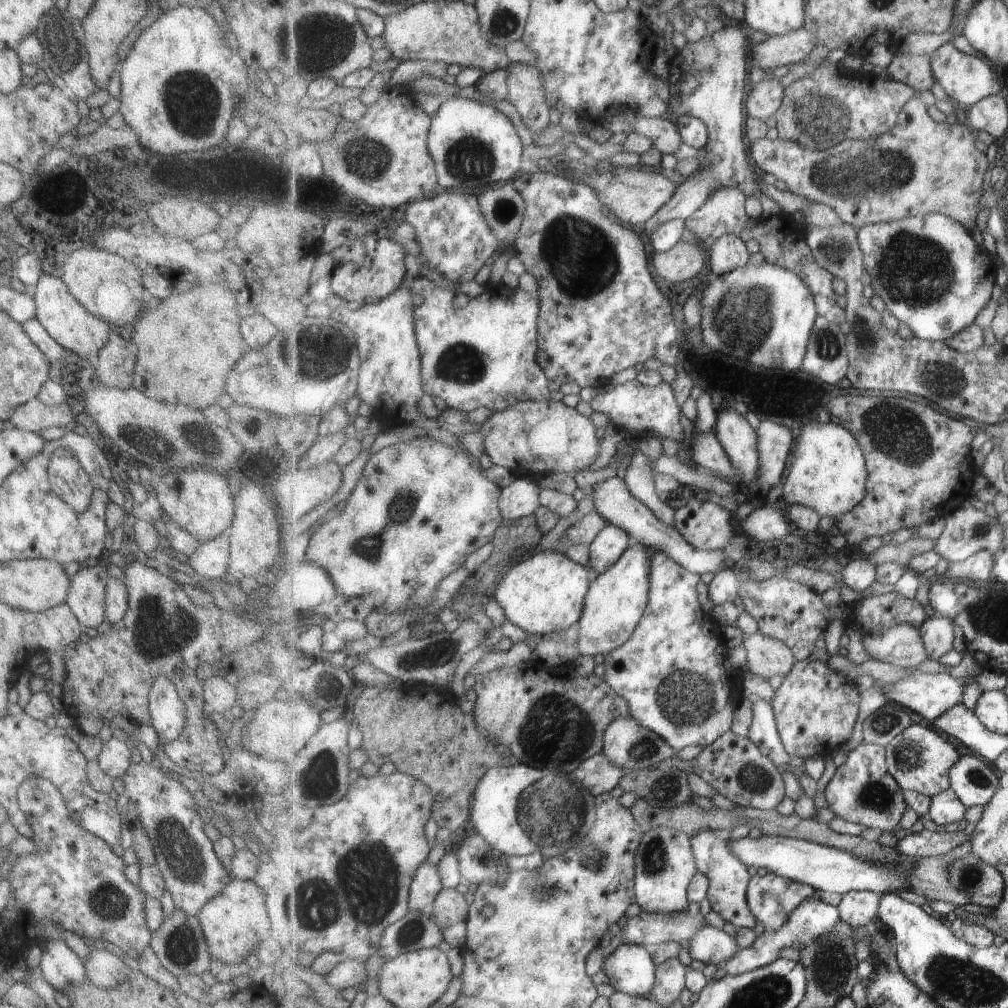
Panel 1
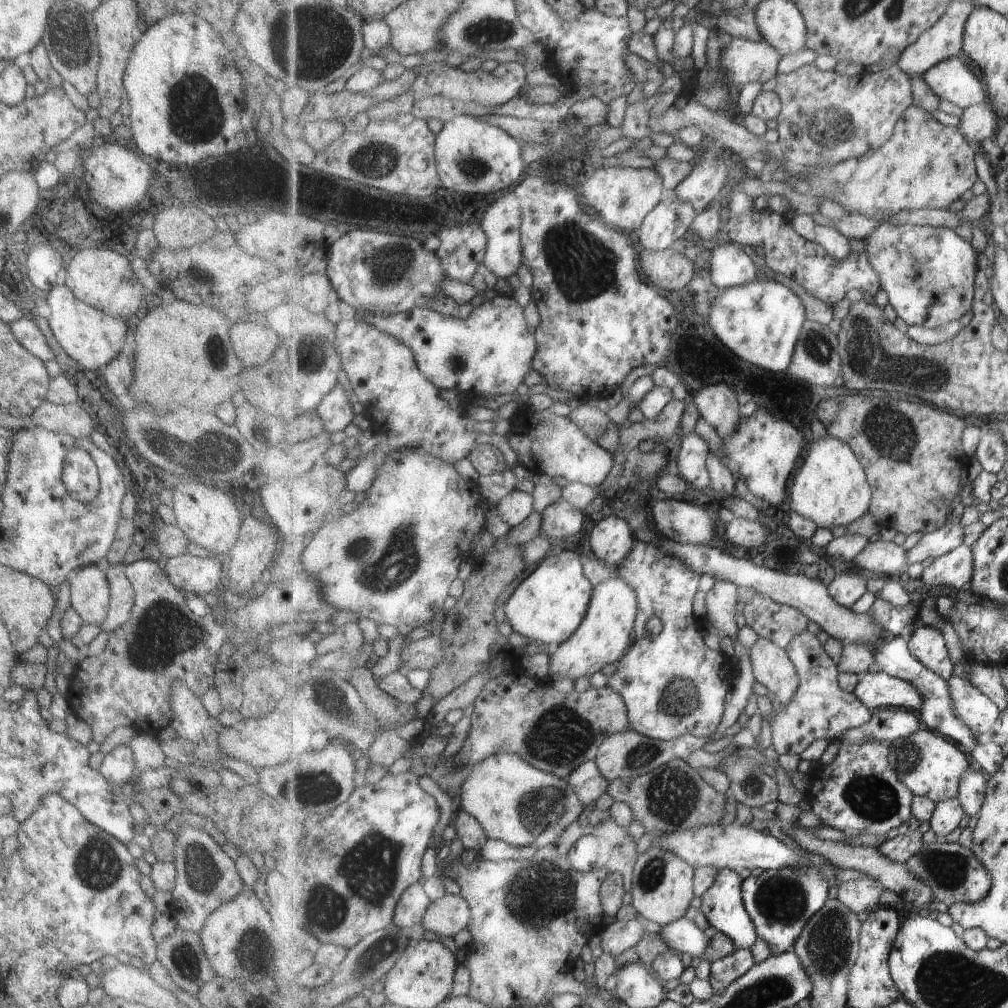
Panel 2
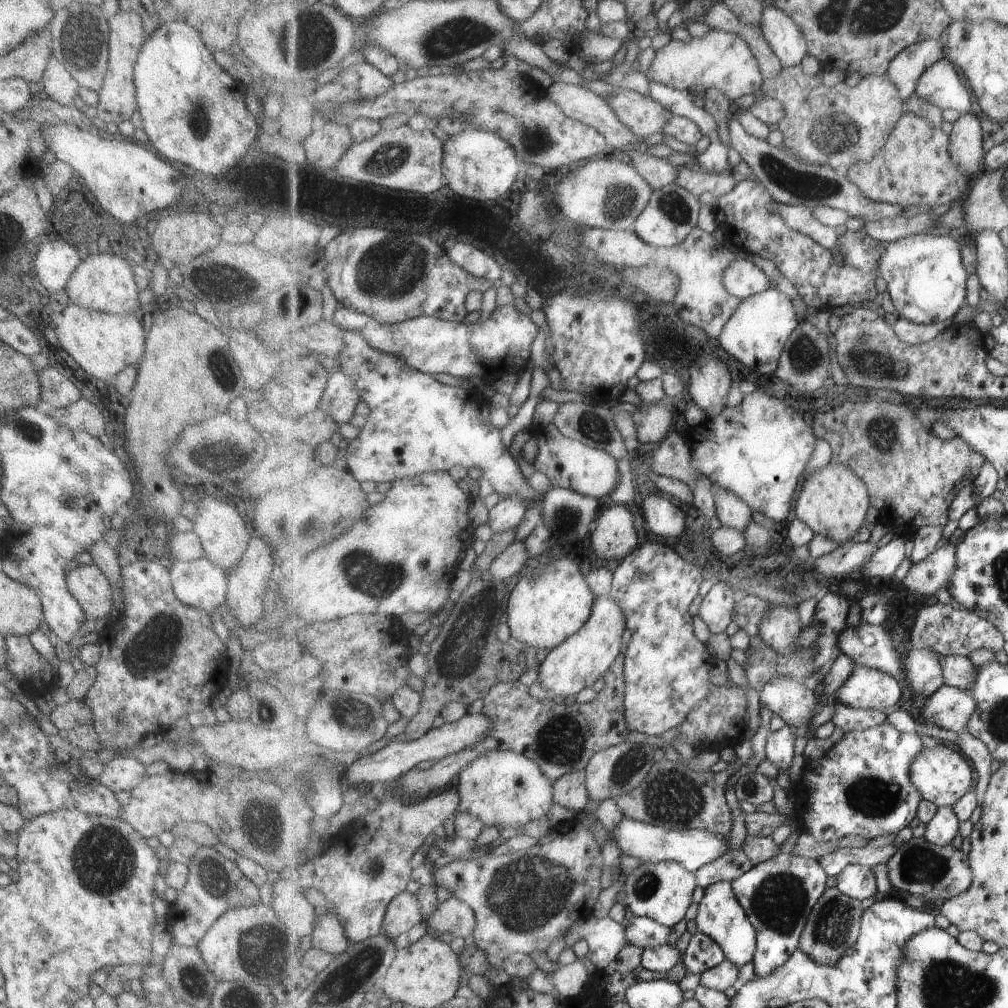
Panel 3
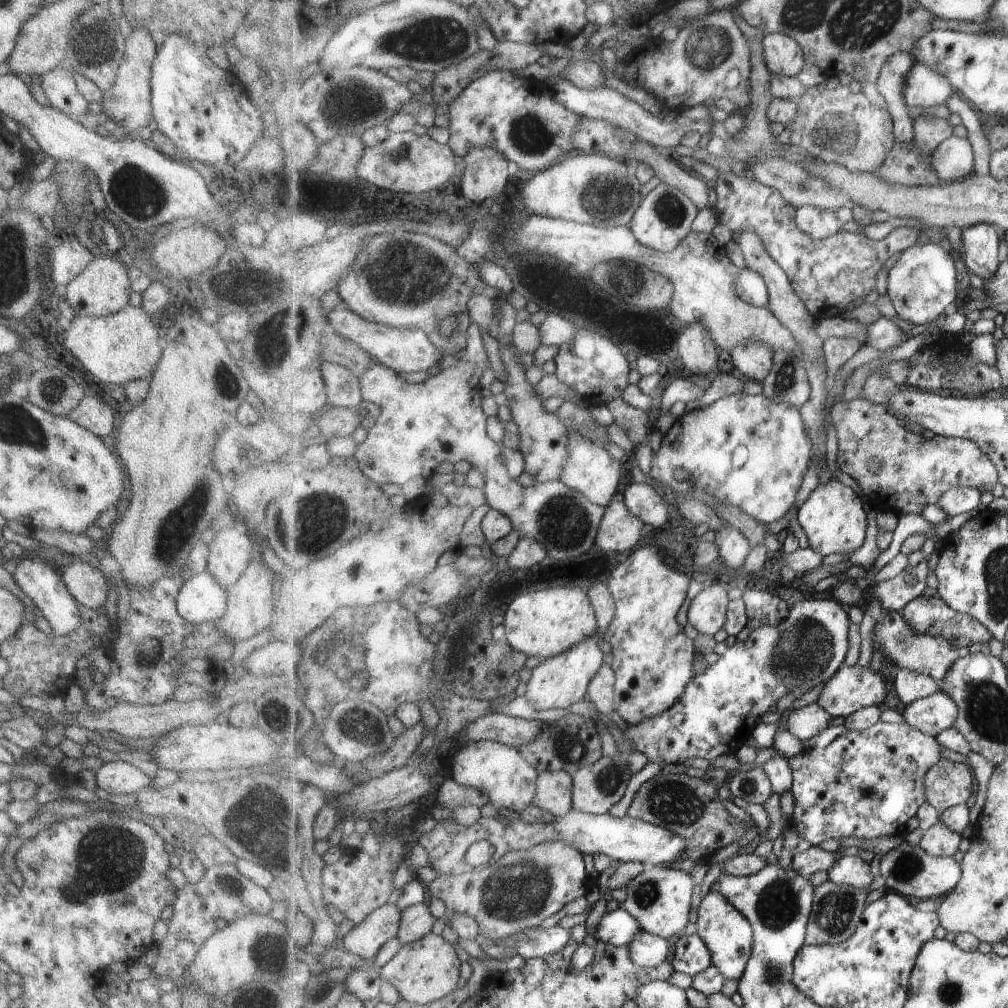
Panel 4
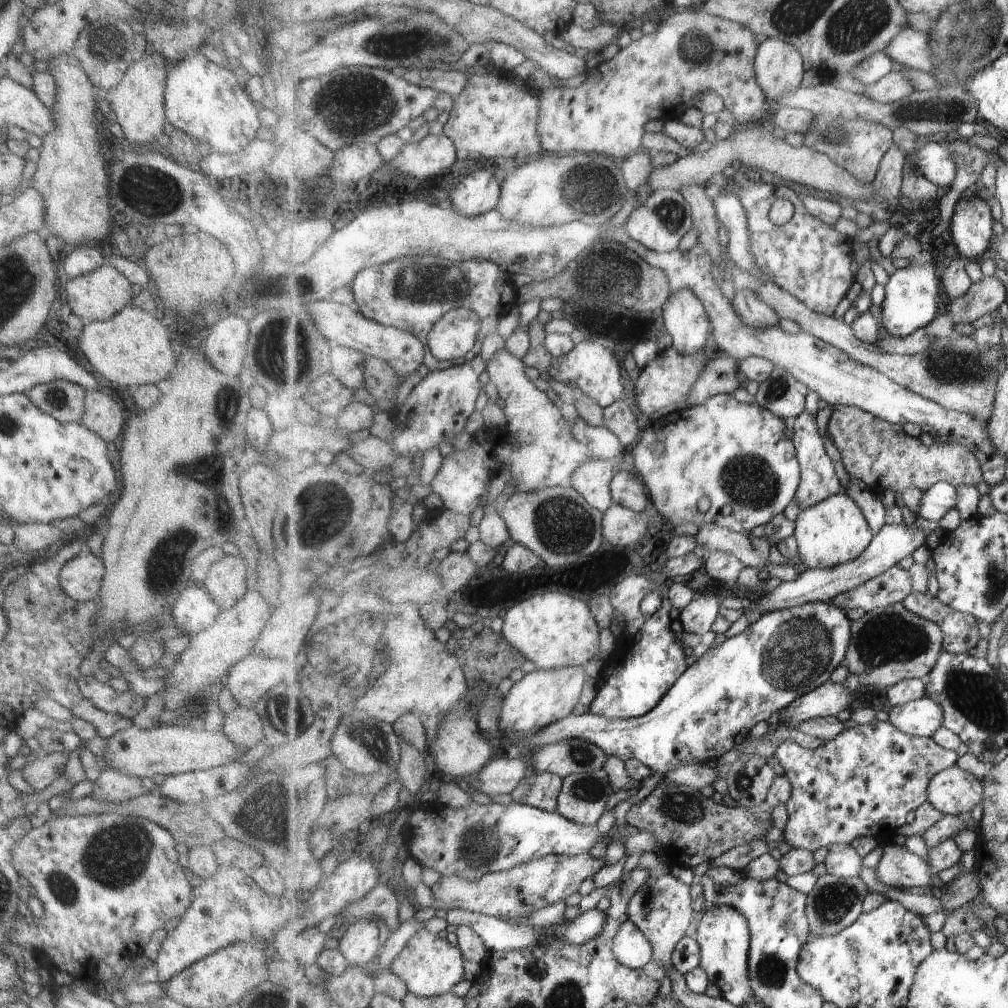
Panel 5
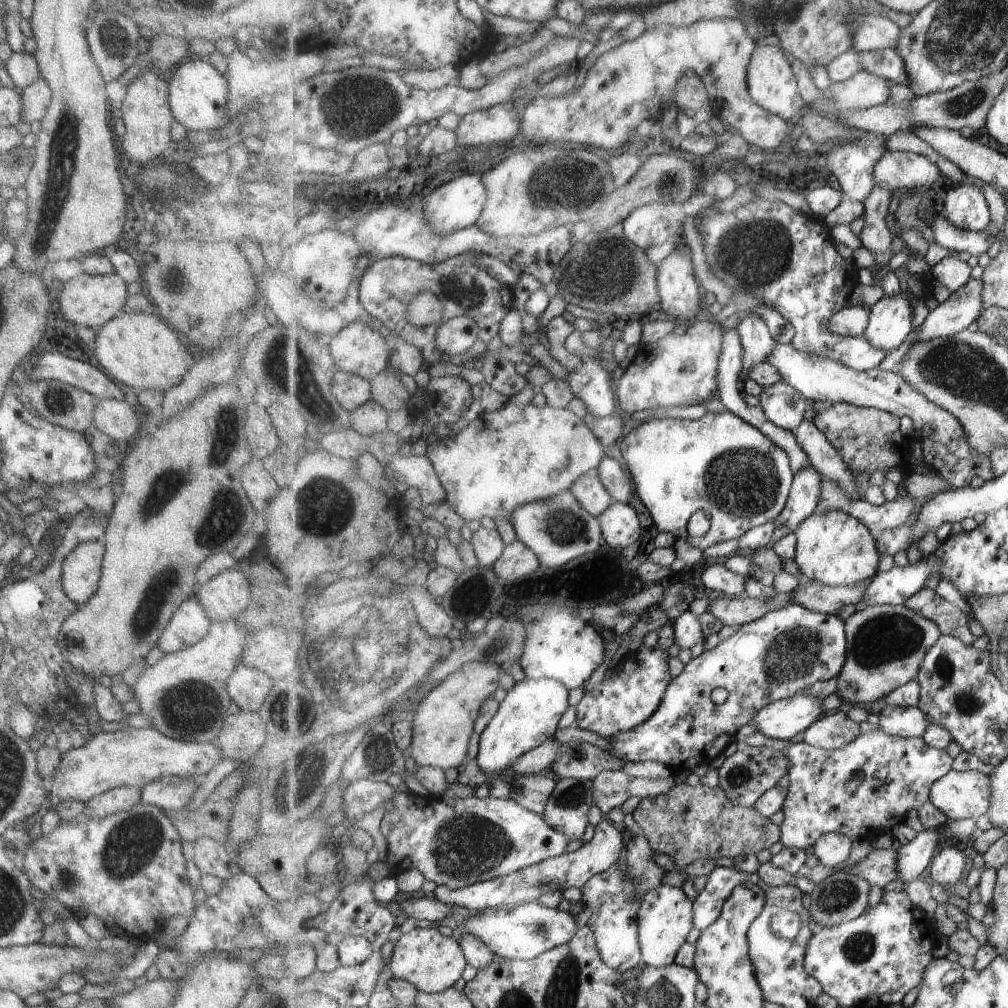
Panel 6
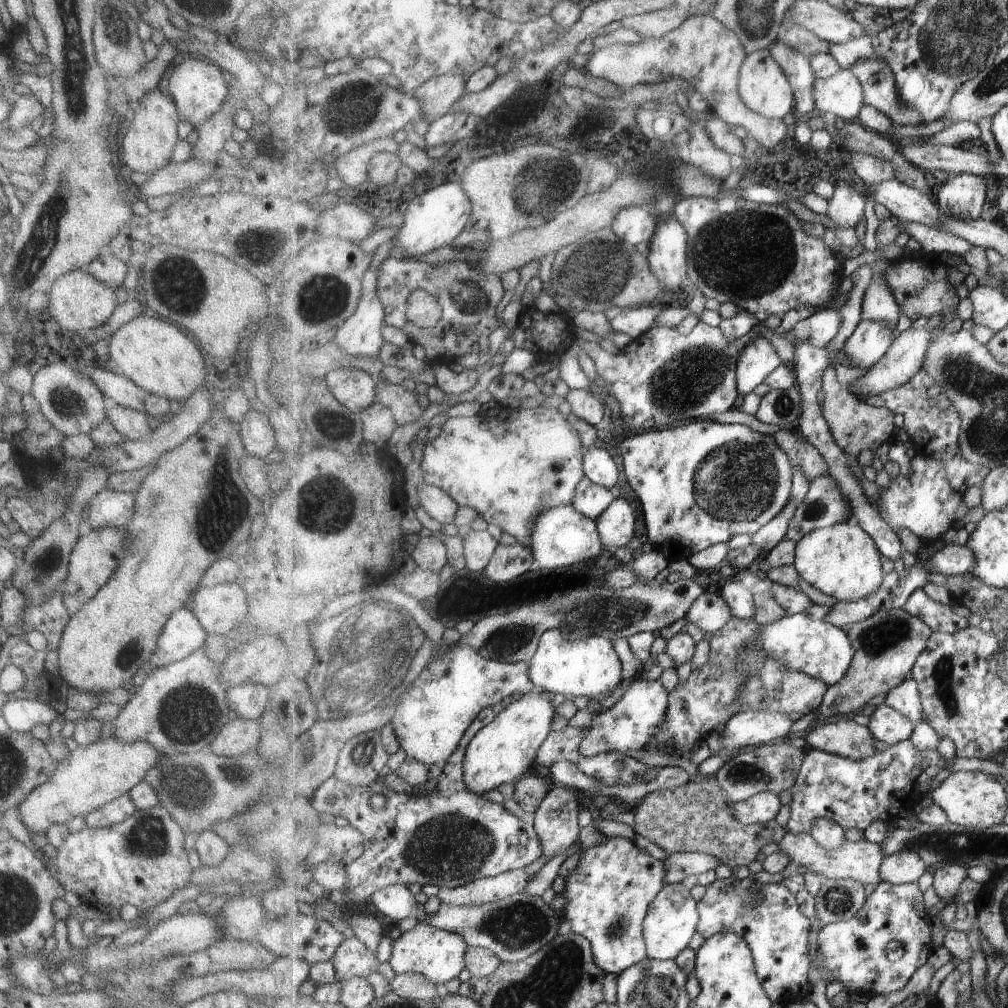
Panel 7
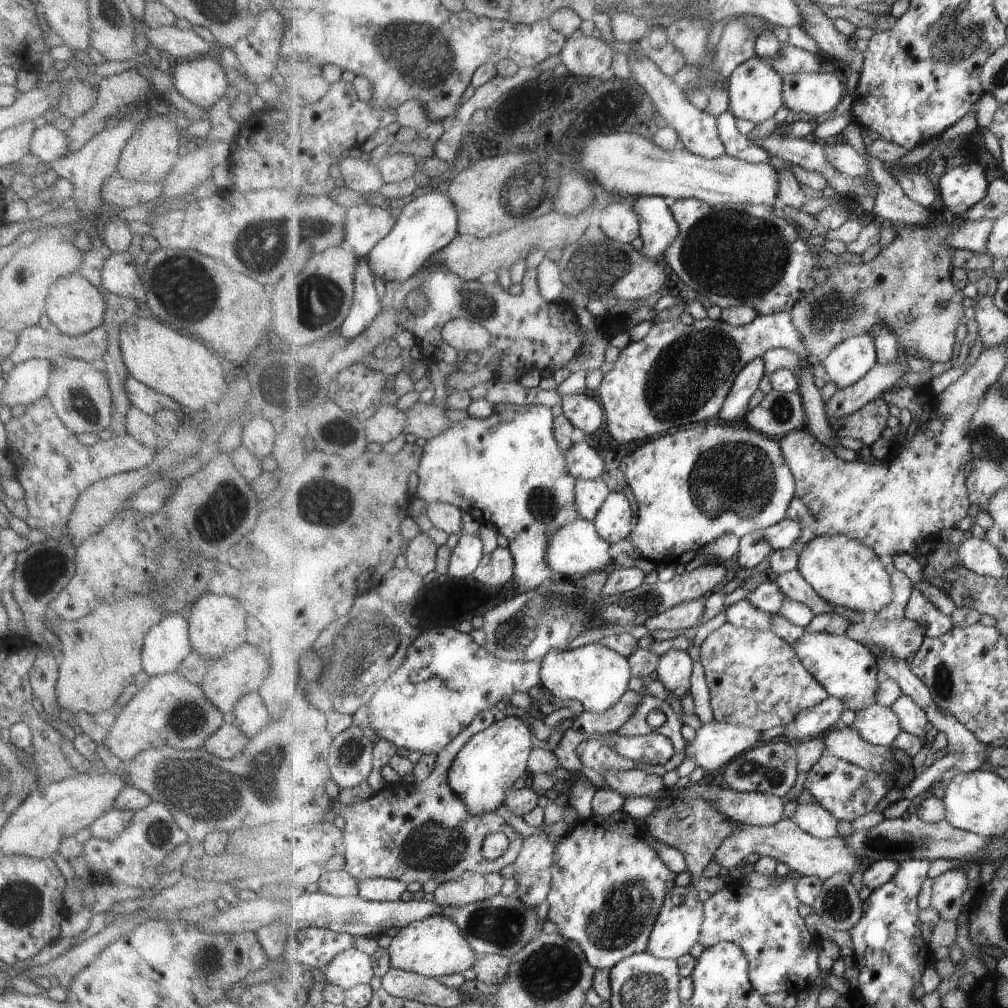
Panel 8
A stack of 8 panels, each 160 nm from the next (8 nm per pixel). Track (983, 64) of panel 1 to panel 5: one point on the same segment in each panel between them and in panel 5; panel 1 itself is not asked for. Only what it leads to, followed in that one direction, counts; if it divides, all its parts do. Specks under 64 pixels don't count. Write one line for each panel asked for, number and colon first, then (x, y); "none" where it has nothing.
2: (957, 80)
3: (943, 85)
4: (925, 87)
5: (891, 88)

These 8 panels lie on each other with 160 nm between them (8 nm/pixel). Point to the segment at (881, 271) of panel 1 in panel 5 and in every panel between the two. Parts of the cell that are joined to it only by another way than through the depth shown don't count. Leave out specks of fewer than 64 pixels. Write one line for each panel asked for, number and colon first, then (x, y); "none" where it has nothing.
2: (929, 273)
3: (928, 284)
4: (922, 285)
5: (912, 300)

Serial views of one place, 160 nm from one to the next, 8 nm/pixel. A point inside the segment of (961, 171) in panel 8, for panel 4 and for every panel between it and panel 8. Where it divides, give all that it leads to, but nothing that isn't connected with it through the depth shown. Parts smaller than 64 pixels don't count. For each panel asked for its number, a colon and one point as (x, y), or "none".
4: (980, 252)
5: (972, 224)
6: (966, 206)
7: (963, 196)

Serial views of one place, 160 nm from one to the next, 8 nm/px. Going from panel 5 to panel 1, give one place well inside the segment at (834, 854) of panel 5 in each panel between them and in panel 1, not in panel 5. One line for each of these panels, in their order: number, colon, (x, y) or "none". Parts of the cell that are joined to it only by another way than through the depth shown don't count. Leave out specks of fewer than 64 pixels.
1: (858, 908)
2: (860, 894)
3: (858, 881)
4: (852, 870)

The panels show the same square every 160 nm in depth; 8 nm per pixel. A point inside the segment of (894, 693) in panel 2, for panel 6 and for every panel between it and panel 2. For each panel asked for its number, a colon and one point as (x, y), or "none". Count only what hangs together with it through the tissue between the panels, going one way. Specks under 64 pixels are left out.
3: (868, 688)
4: (852, 688)
5: (829, 699)
6: (782, 719)

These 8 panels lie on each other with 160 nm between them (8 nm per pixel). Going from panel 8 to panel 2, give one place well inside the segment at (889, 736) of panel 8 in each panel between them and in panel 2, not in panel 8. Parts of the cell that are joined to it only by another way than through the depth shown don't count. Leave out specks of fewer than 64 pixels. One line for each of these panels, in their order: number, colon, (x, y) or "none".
2: (980, 713)
3: (950, 708)
4: (932, 715)
5: (923, 717)
6: (907, 722)
7: (888, 725)

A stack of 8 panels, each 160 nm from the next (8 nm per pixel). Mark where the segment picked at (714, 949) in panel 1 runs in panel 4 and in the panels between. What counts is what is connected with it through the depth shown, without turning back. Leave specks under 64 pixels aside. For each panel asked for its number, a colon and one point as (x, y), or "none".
2: (683, 935)
3: (645, 932)
4: (618, 926)

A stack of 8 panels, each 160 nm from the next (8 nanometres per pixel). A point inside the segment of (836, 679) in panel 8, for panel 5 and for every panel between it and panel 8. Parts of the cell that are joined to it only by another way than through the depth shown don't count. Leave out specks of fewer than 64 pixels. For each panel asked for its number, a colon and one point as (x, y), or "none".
5: (715, 703)
6: (775, 657)
7: (813, 646)

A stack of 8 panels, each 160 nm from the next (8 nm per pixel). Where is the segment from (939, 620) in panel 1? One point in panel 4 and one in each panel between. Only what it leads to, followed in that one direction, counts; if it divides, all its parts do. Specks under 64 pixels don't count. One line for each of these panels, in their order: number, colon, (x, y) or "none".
2: (927, 644)
3: (924, 666)
4: (910, 686)

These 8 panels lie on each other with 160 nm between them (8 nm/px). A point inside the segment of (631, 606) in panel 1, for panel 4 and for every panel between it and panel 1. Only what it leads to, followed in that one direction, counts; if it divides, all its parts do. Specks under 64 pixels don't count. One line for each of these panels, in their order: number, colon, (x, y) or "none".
2: (604, 636)
3: (586, 657)
4: (558, 682)

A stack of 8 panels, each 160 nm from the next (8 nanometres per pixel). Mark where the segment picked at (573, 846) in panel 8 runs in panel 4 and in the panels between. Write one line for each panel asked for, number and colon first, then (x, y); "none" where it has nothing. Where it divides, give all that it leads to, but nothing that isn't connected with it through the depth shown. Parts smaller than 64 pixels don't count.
4: (647, 950)
5: (633, 948)
6: (610, 896)
7: (607, 899)

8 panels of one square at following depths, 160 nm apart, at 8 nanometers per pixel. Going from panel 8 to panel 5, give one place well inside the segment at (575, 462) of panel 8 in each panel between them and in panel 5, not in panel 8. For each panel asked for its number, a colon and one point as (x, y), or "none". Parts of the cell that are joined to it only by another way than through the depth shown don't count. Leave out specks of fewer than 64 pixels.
5: (628, 489)
6: (617, 480)
7: (598, 465)

